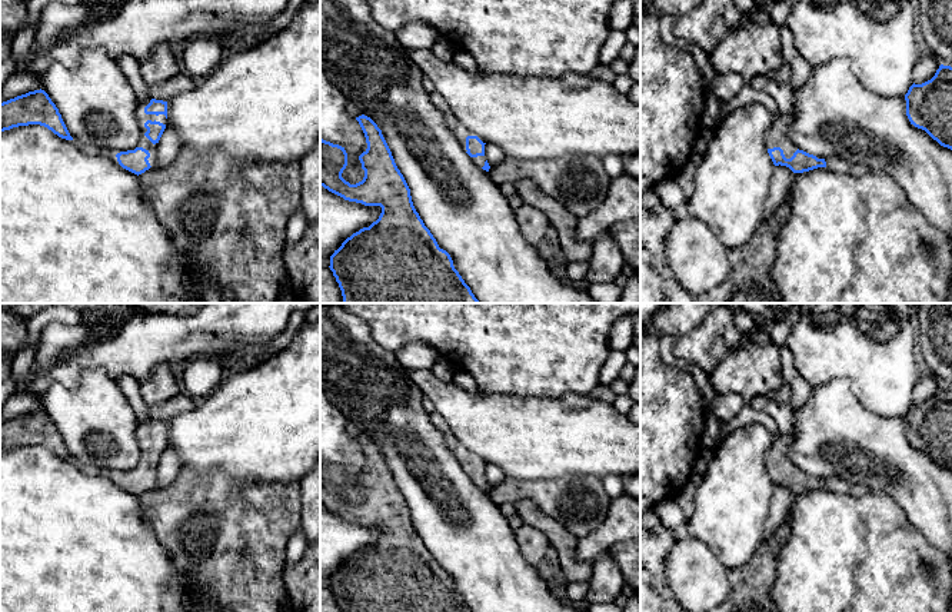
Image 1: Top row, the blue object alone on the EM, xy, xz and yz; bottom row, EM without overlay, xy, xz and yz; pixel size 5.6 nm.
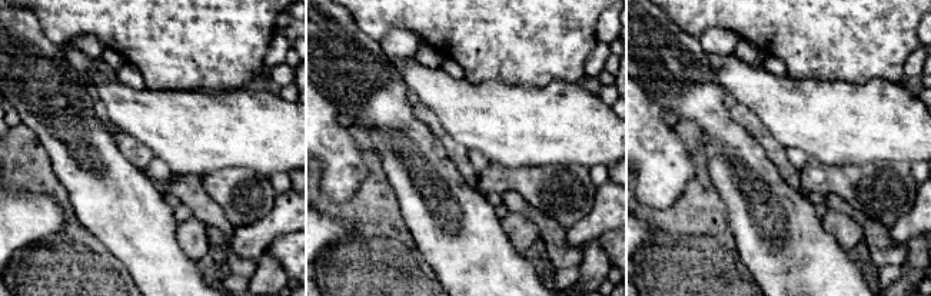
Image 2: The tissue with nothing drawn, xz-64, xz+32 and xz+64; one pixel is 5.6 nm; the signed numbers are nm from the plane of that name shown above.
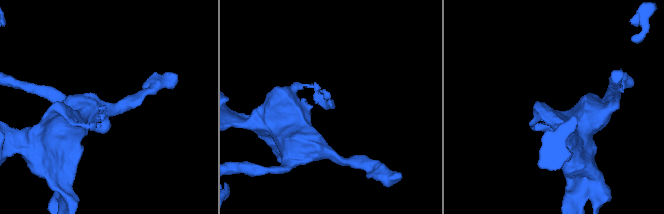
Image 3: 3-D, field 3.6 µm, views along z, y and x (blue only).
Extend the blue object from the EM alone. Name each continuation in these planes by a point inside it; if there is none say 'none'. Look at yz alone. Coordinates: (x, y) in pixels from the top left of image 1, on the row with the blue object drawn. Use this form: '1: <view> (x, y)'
1: yz (776, 136)
2: yz (834, 163)

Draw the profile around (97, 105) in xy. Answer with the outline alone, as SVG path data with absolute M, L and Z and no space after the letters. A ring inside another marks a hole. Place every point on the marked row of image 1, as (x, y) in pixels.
M84 50L74 69L61 63L50 64L40 83L79 146L111 154L139 147L140 127L136 112L140 102L127 77L104 50Z

